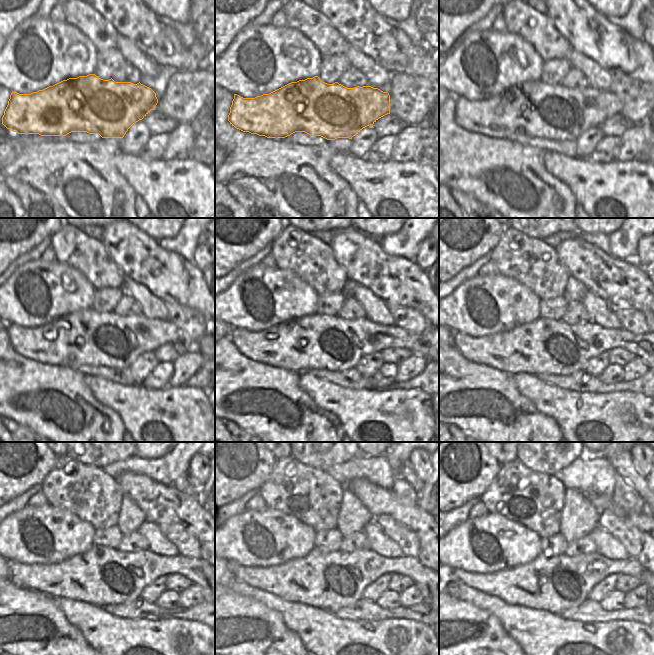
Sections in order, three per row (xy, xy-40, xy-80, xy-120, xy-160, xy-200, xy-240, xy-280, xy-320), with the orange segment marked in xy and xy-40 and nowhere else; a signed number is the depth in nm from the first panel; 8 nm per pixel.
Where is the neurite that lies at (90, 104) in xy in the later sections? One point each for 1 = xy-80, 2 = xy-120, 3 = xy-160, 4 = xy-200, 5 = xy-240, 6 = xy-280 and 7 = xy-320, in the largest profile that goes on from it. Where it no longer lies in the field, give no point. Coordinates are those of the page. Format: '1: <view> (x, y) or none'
1: xy-80 (536, 109)
2: xy-120 (89, 337)
3: xy-160 (315, 342)
4: xy-200 (544, 346)
5: xy-240 (100, 576)
6: xy-280 (323, 579)
7: xy-320 (555, 584)

